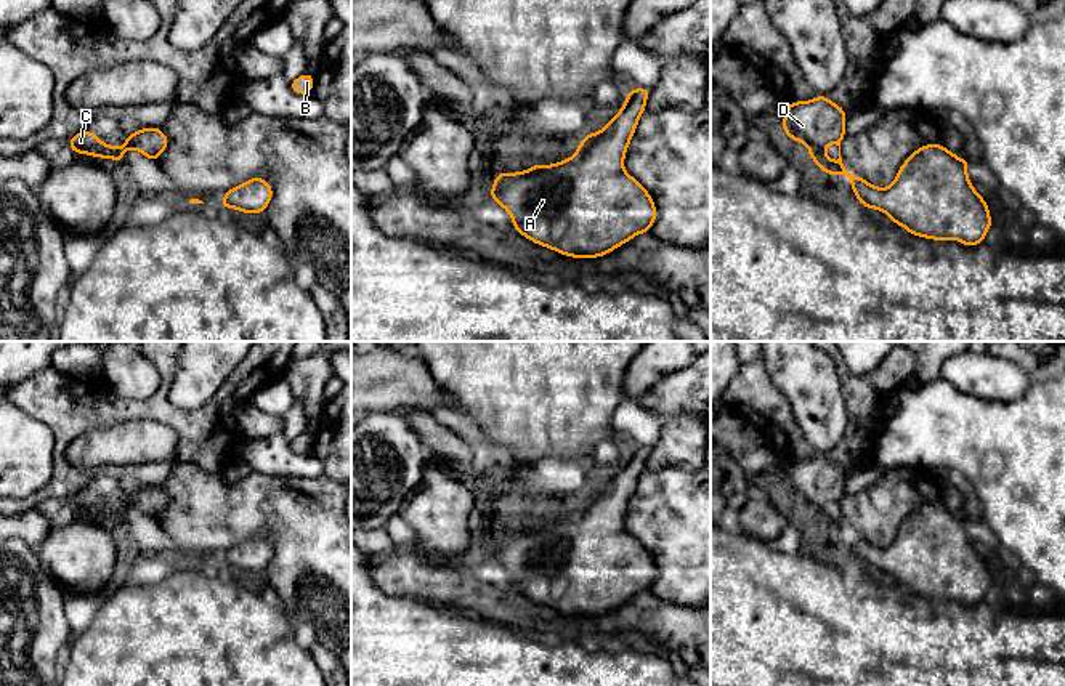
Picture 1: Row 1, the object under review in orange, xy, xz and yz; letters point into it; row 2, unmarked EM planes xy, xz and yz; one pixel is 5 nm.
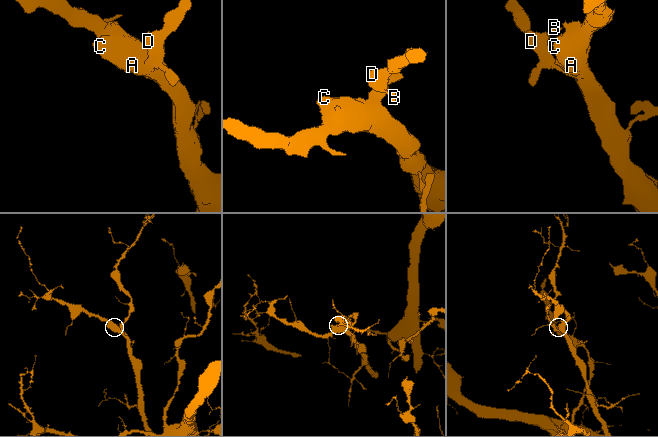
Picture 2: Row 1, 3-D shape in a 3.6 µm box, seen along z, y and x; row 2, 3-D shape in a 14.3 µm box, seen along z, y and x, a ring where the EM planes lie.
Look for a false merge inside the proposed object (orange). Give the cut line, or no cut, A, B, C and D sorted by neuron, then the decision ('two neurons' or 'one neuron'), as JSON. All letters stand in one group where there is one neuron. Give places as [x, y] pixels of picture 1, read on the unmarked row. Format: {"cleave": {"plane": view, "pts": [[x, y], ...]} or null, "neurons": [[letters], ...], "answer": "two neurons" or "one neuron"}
{"cleave": null, "neurons": [["A", "B", "C", "D"]], "answer": "one neuron"}

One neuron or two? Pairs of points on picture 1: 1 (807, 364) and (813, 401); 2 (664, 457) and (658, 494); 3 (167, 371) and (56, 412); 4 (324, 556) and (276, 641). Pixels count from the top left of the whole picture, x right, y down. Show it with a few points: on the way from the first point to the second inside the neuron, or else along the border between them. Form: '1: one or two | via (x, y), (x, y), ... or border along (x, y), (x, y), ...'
1: one | via (807, 374), (813, 391)
2: two | border along (693, 470), (663, 468), (645, 472)
3: one | via (153, 403), (146, 409), (89, 409)
4: two | border along (263, 592), (287, 616)

